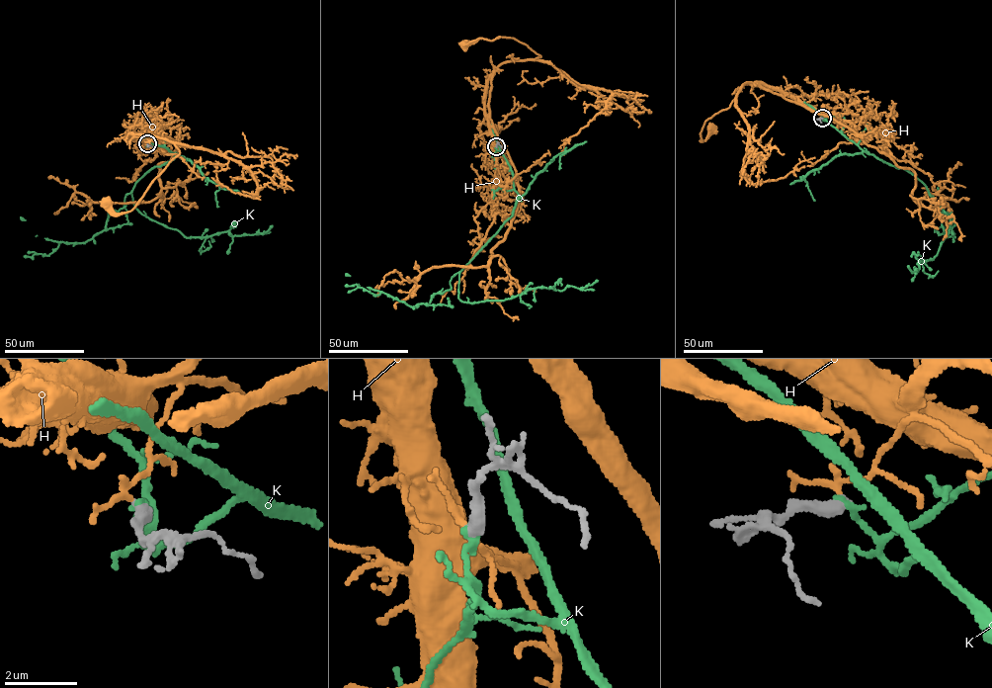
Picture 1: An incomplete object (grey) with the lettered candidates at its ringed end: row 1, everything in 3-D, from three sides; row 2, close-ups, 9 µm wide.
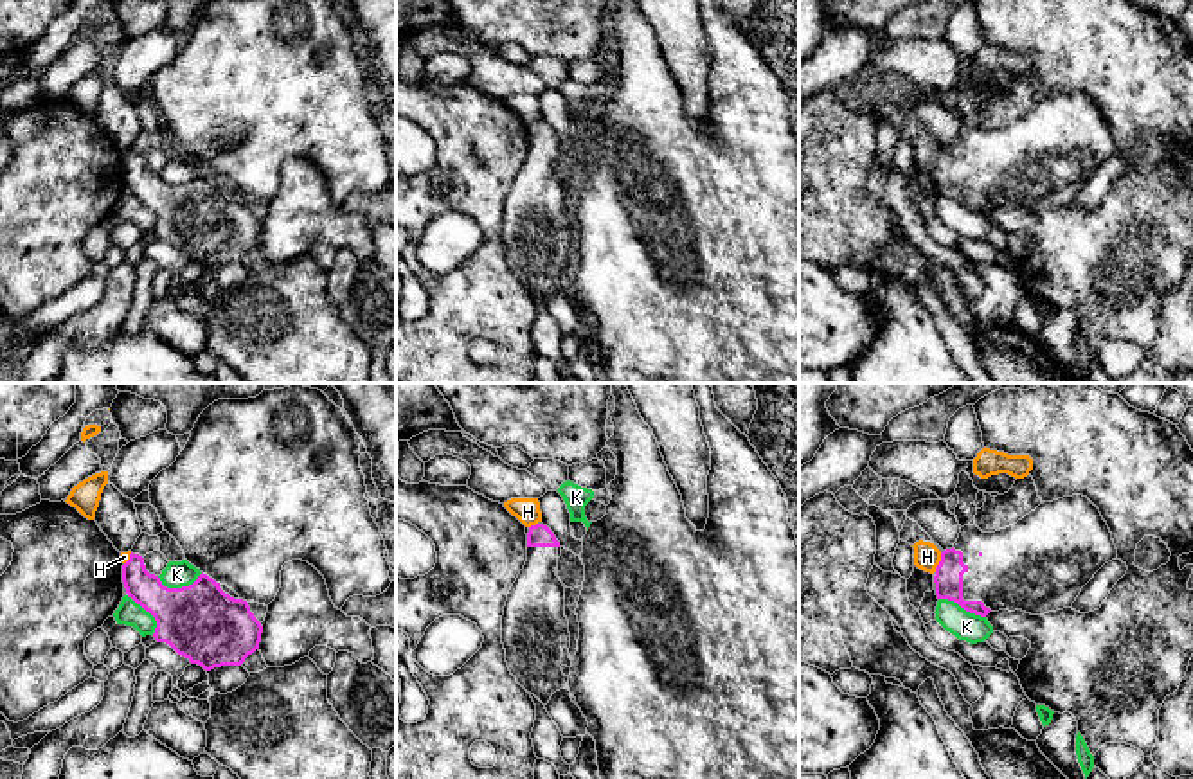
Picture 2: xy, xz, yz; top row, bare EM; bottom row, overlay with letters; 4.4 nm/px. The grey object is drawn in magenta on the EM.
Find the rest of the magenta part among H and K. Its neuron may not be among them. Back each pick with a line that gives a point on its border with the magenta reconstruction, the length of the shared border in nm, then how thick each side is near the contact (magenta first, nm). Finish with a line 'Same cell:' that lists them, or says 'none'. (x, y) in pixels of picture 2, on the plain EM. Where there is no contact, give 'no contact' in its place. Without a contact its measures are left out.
Same cell: none

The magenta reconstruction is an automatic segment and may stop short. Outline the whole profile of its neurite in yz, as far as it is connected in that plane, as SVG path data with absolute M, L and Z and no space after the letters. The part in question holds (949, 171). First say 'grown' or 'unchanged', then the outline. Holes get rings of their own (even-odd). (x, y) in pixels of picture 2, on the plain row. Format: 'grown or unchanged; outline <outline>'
grown; outline M1083 92L1063 94L1042 99L1017 121L995 130L970 121L961 124L957 139L941 149L936 164L936 193L981 214L999 207L1044 212L1071 205L1094 171L1116 155L1112 130L1099 106Z

